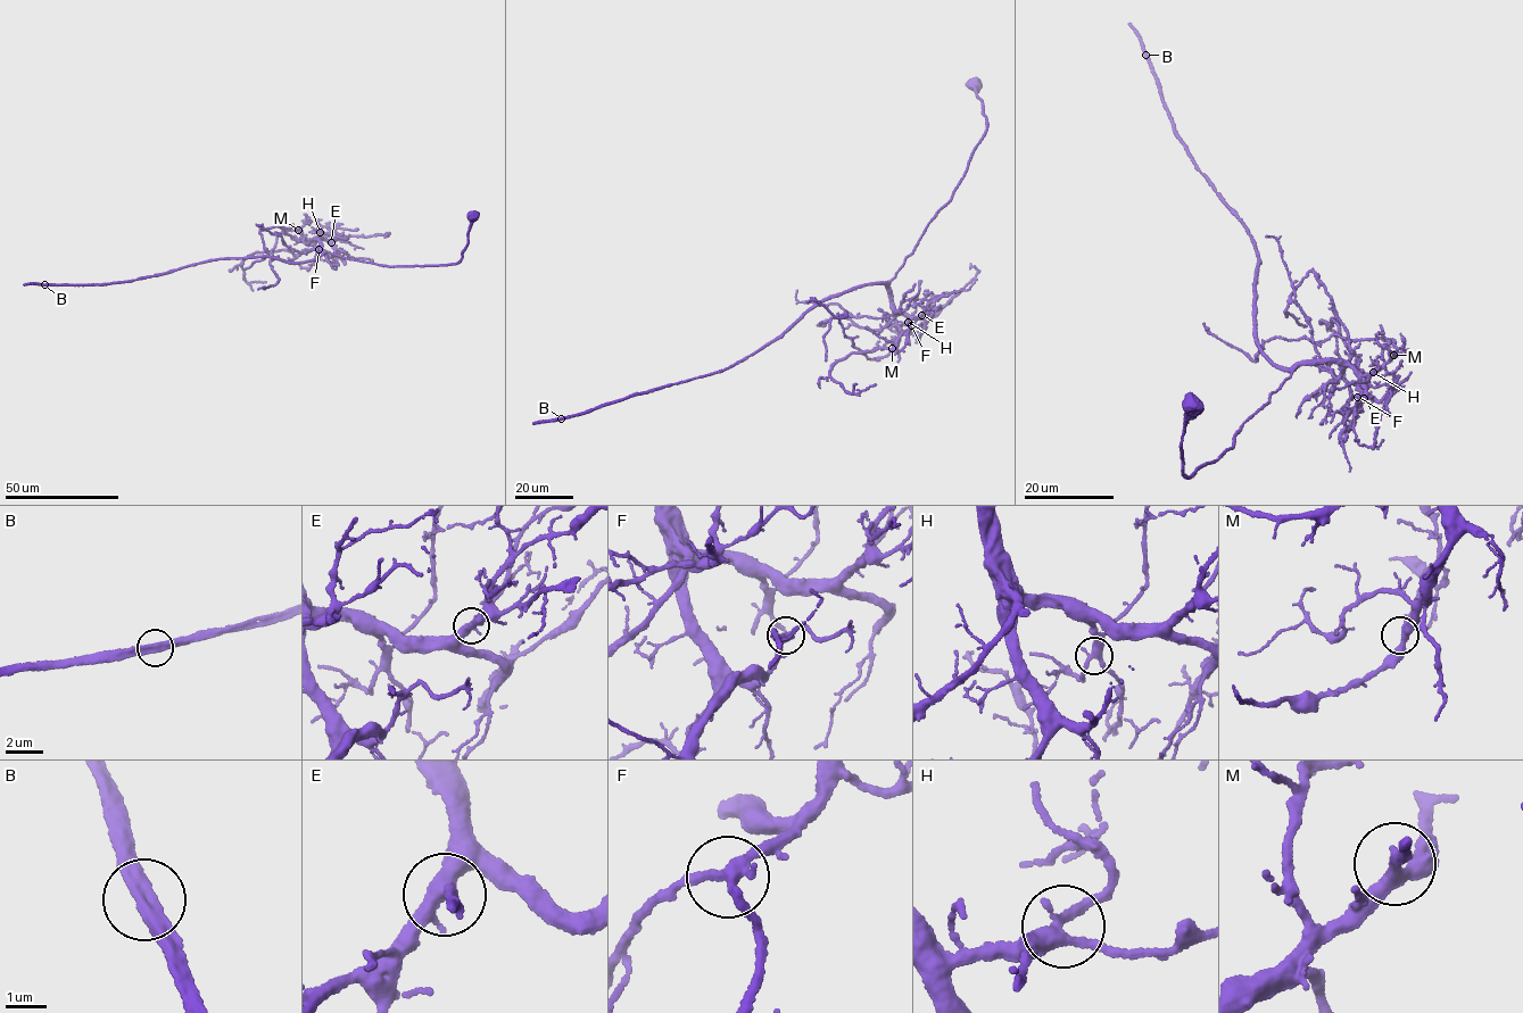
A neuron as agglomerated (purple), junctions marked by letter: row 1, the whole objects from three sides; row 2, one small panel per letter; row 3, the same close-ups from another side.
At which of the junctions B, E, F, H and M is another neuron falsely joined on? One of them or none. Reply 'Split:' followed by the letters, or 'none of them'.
Split: none of them

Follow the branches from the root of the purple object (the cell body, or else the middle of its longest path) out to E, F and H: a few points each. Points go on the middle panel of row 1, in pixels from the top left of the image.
E: (974, 82), (986, 117), (986, 131), (951, 199), (928, 223), (887, 283), (892, 307), (911, 316), (921, 315)
F: (974, 82), (986, 117), (986, 131), (951, 199), (928, 223), (887, 283), (896, 323), (904, 332), (911, 325)
H: (974, 82), (986, 117), (986, 131), (951, 199), (928, 223), (887, 283), (892, 307), (907, 316), (908, 322)

